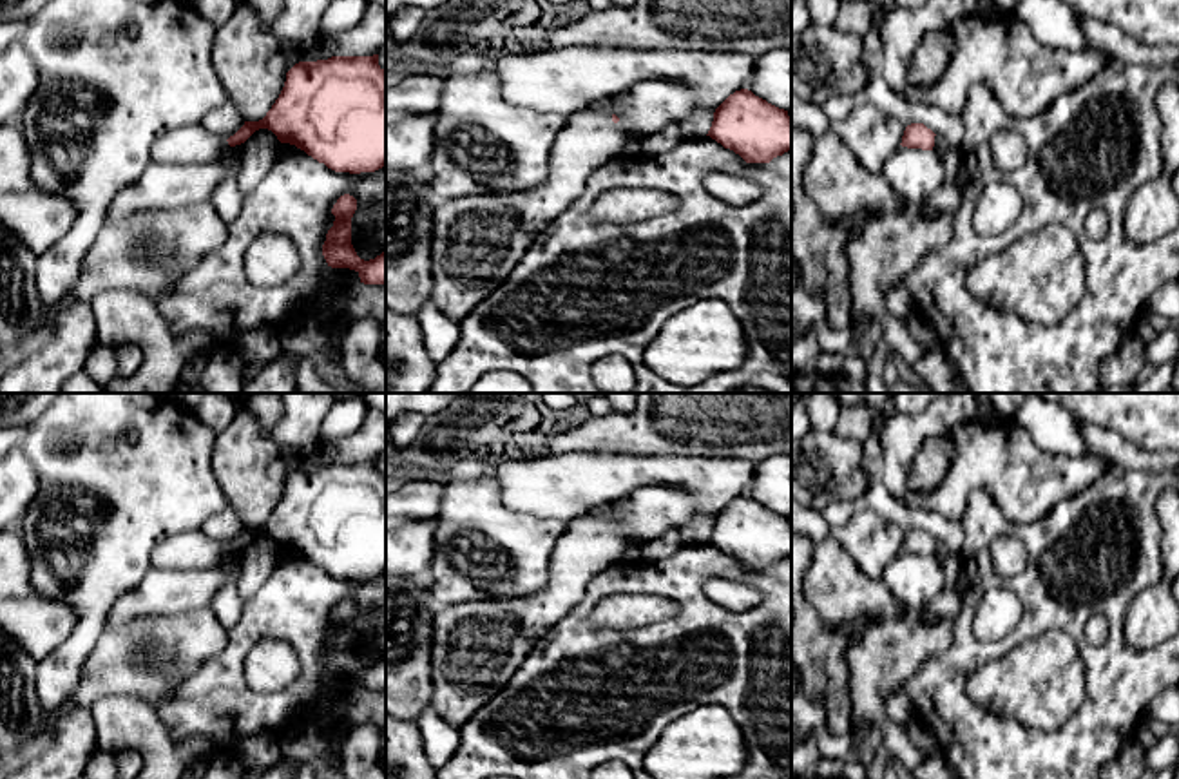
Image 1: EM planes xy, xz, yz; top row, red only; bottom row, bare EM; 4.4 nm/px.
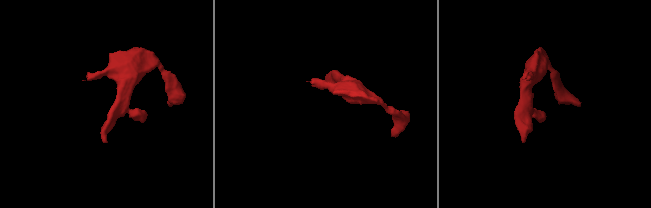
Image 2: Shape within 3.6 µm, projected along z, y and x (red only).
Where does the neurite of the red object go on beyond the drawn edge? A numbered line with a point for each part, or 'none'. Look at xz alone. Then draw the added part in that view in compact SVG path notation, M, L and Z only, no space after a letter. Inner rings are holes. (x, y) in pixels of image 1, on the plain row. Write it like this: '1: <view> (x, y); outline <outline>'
1: xz (475, 647); outline M580 515L554 545L545 591L436 612L429 705L453 728L462 728L503 688L532 645L583 598L587 583L619 562L628 545L607 518Z

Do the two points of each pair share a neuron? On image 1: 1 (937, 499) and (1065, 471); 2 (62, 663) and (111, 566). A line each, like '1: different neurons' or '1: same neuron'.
1: same neuron
2: same neuron

